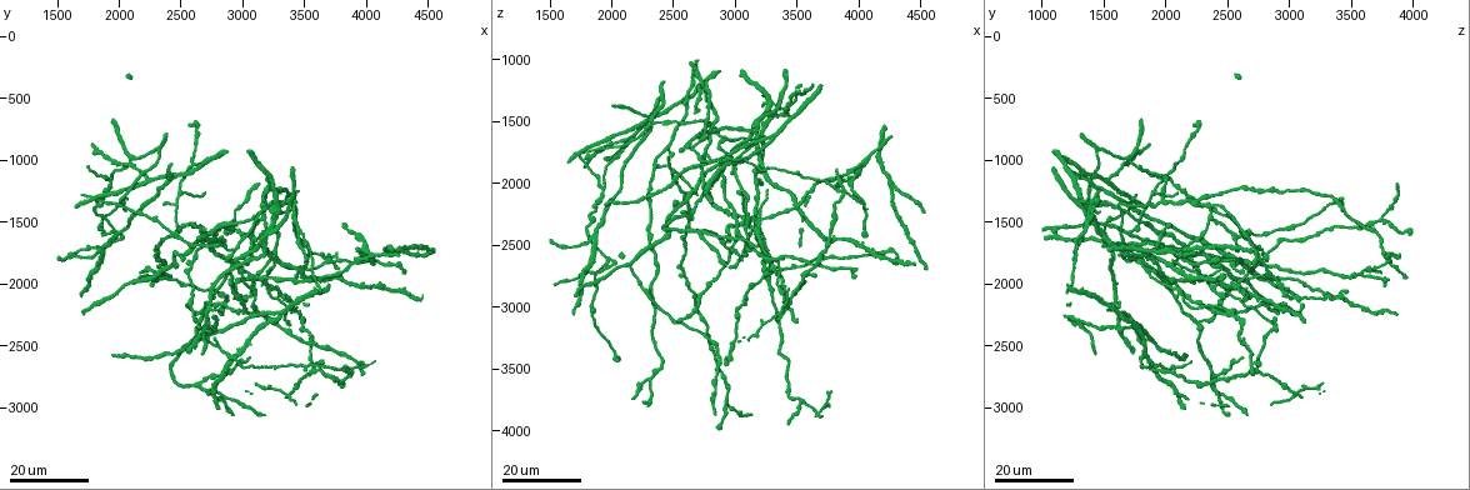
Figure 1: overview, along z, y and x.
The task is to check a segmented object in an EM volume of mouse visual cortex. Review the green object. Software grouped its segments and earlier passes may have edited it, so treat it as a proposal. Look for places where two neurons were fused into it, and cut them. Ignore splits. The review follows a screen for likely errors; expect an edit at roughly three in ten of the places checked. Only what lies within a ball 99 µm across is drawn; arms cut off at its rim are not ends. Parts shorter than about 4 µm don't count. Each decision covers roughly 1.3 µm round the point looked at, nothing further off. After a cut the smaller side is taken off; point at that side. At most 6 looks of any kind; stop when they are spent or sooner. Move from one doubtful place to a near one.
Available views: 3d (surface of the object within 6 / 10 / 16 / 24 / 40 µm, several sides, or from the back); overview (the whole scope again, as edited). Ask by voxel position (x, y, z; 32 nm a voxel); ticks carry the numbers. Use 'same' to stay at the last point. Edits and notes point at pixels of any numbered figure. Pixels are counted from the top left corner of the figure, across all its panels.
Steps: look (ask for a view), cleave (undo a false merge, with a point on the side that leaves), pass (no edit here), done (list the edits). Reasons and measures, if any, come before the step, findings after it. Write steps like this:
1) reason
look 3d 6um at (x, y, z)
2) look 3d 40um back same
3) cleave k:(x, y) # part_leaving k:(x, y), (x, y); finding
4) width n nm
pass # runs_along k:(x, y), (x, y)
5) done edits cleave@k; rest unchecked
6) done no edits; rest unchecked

three-way junction
look 3d 24um at (3140, 1400, 1660)

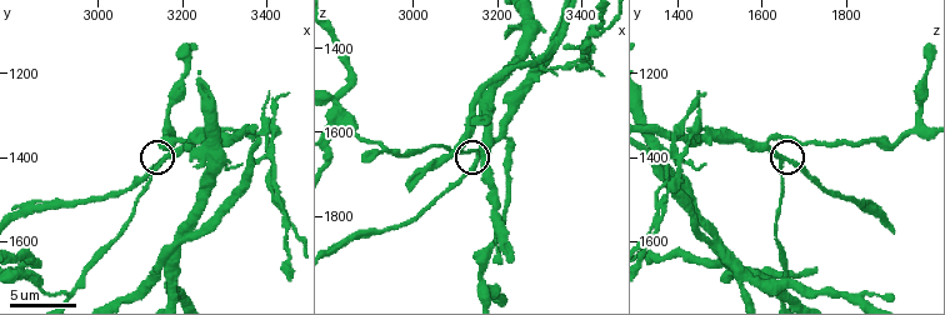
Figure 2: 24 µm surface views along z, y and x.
zoom in
look 3d 10um at (3150, 1410, 1670)

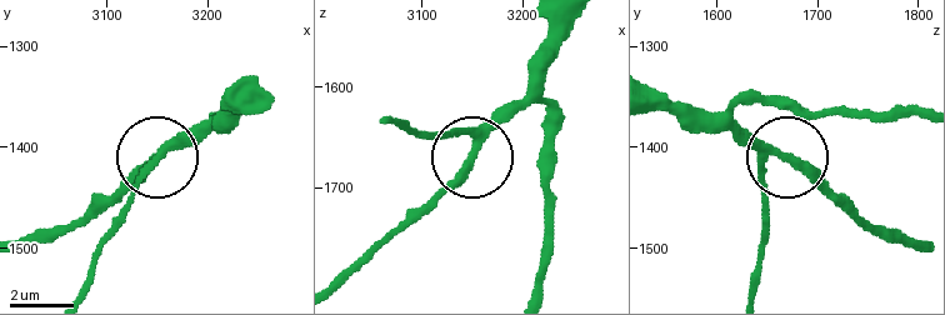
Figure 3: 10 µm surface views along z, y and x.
width 240 nm
pass # all the same neuron

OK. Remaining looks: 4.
look 3d 16um at (3220, 2060, 2500)

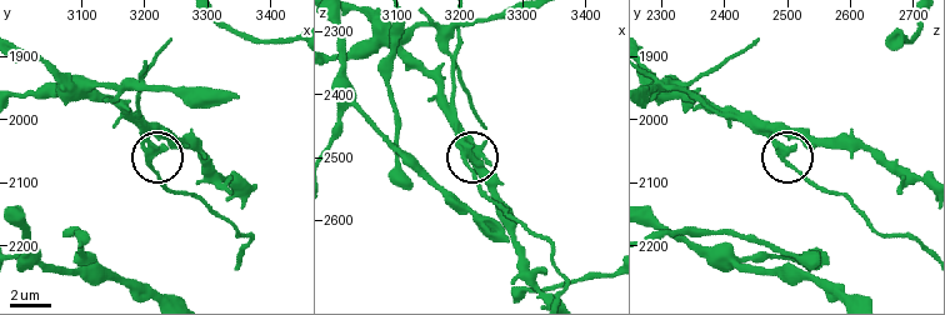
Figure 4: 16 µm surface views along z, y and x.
look 3d 10um at (3220, 2050, 2500)

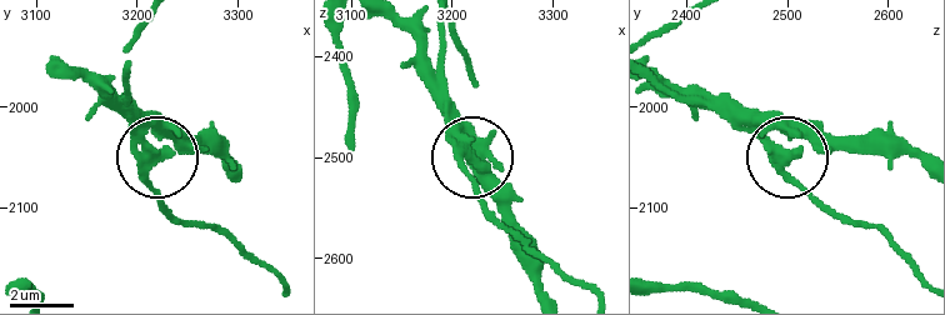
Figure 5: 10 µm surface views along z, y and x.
side_arm 19 um
pass # runs_along 5:(76, 74), (154, 155), (149, 179), (163, 216); continuous, no second neuron

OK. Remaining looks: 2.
four-way junction
look 3d 24um at (3580, 2680, 2740)

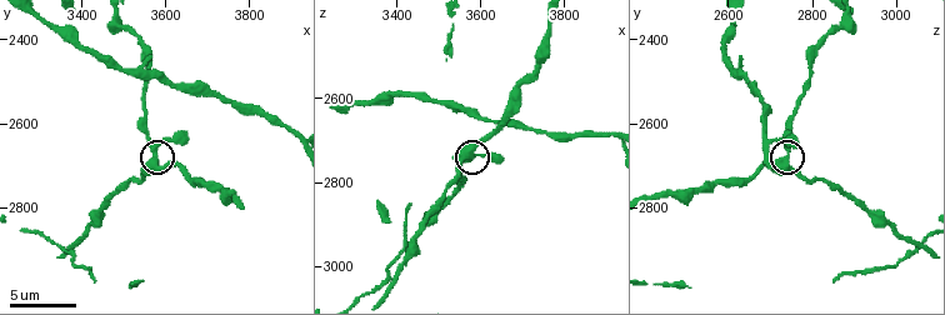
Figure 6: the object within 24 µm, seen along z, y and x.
look 3d 10um at (3570, 2695, 2735)

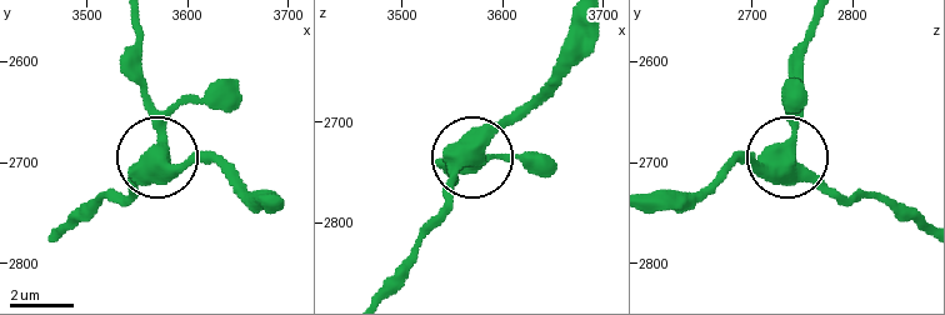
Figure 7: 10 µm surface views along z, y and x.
arms 4
pass # runs_along 7:(655, 206), (688, 204), (735, 160), (781, 158), (800, 56); all the same neuron

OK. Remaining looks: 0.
done no edits; rest unchecked

